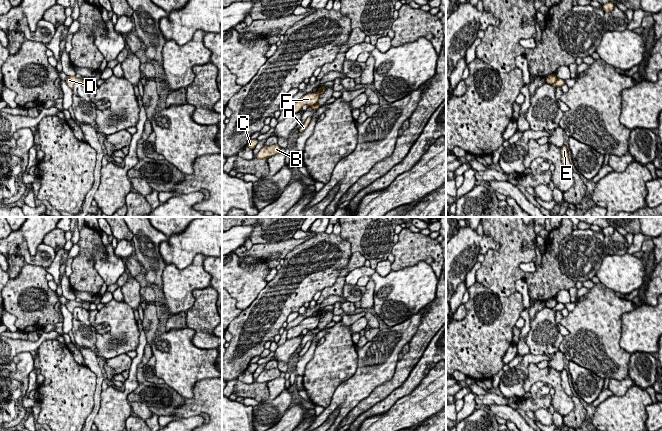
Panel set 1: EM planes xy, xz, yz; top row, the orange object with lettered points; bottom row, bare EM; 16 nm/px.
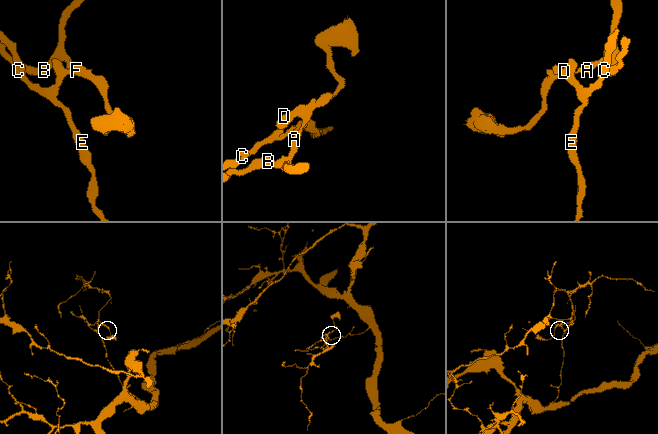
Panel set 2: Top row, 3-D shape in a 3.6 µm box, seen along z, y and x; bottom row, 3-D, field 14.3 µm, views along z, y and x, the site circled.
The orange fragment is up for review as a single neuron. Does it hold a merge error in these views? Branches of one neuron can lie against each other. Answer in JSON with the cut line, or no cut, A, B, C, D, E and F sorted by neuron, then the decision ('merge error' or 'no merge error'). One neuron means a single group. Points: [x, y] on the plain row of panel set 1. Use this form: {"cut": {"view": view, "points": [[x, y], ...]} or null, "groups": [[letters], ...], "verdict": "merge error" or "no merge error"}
{"cut": {"view": "yz", "points": [[557, 302], [551, 308]]}, "groups": [["A", "B"], ["C", "D", "E", "F"]], "verdict": "merge error"}

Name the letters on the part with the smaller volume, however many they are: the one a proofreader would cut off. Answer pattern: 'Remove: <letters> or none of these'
Remove: A, B

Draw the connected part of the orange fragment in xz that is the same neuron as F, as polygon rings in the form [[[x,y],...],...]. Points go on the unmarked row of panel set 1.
[[[308,317],[300,322],[297,326],[290,328],[287,331],[287,340],[291,340],[297,336],[299,336],[304,329],[313,330],[317,328],[320,319],[315,317]]]

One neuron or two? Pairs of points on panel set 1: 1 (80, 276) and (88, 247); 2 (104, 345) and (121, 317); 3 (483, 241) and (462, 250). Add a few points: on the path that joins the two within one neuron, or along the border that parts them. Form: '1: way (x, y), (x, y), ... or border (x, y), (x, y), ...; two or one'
1: way (83, 269), (85, 254); one
2: way (109, 338), (121, 324); one
3: way (478, 243), (469, 243), (467, 245); one

